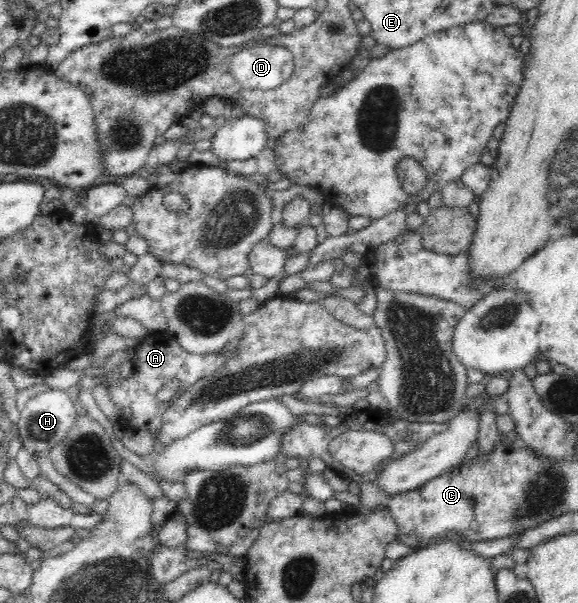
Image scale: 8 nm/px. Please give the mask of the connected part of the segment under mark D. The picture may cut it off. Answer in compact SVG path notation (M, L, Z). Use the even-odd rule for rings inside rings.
M253 44L230 58L230 71L244 89L277 88L294 70L291 51L282 46Z

